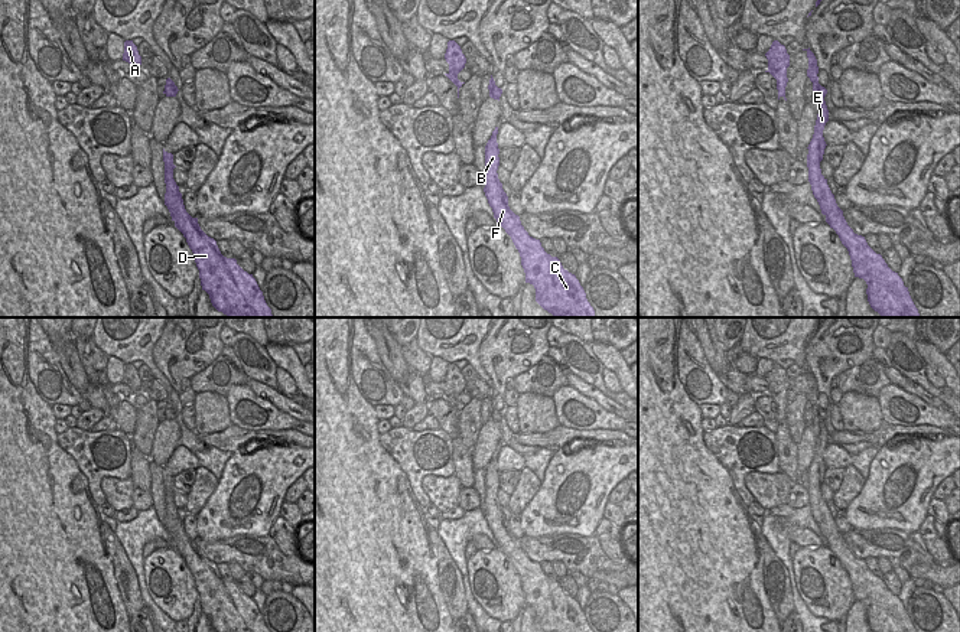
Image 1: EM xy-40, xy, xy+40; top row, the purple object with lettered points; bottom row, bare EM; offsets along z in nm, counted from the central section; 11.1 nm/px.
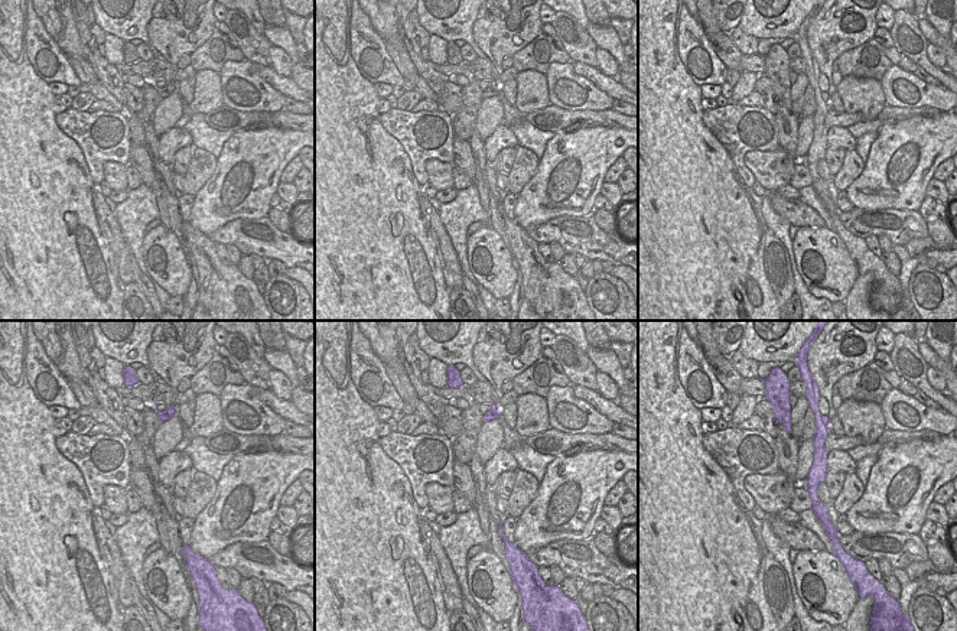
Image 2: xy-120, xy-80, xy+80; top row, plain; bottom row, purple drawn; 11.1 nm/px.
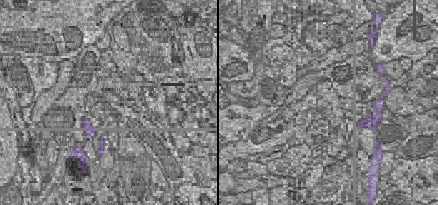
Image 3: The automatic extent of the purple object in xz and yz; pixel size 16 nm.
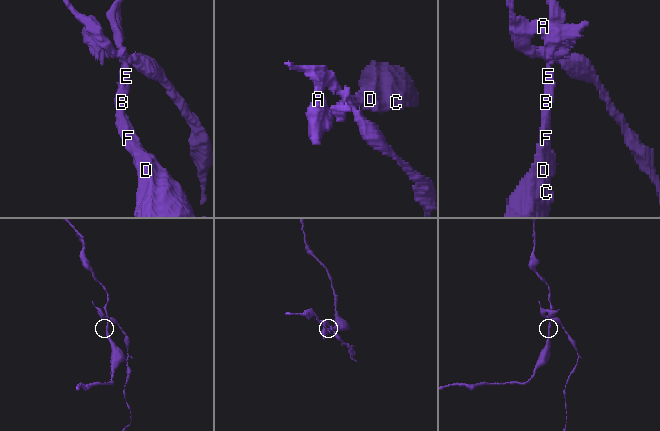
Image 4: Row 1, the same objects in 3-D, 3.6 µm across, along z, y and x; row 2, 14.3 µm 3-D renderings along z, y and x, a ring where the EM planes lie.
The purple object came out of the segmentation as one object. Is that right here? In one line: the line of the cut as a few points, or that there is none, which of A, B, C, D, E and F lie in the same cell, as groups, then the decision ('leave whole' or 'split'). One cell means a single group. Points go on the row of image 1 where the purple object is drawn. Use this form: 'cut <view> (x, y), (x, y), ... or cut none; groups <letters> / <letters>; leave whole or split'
cut xy+40 (819, 85), (819, 93), (823, 97); groups A / B C D E F; split

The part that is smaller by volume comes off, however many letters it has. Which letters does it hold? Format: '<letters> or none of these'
A

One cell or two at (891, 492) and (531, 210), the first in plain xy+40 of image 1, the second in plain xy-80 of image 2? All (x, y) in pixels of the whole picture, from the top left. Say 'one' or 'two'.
one

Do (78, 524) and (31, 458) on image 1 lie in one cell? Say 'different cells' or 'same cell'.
same cell

